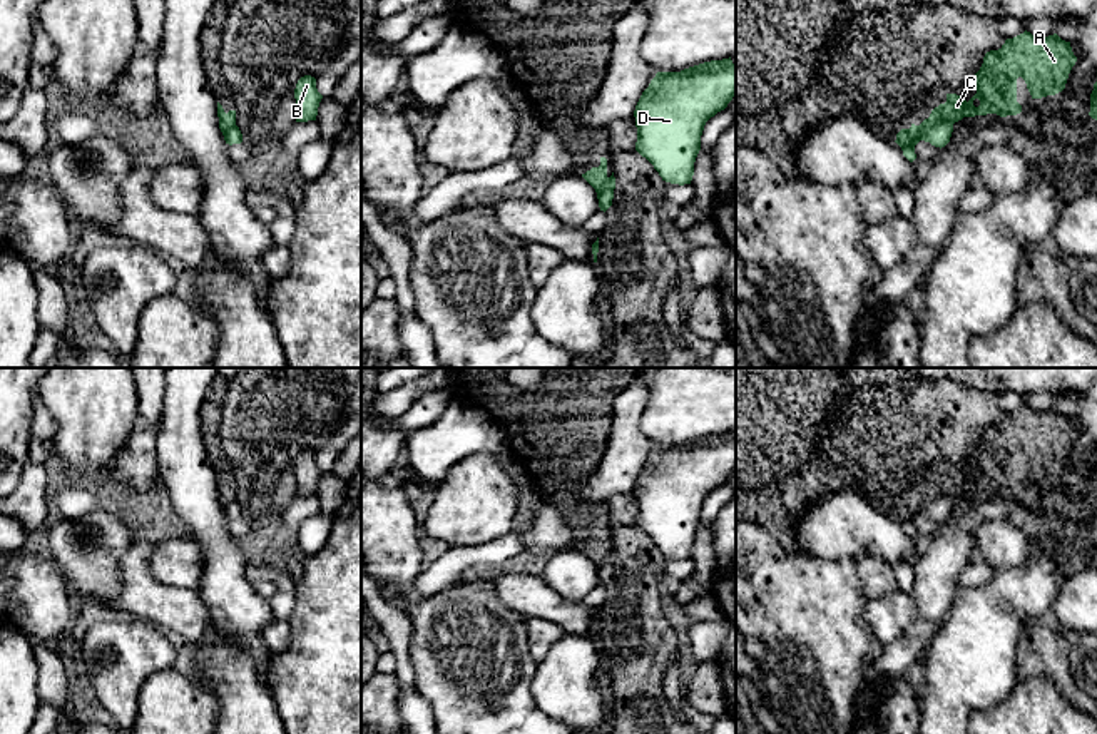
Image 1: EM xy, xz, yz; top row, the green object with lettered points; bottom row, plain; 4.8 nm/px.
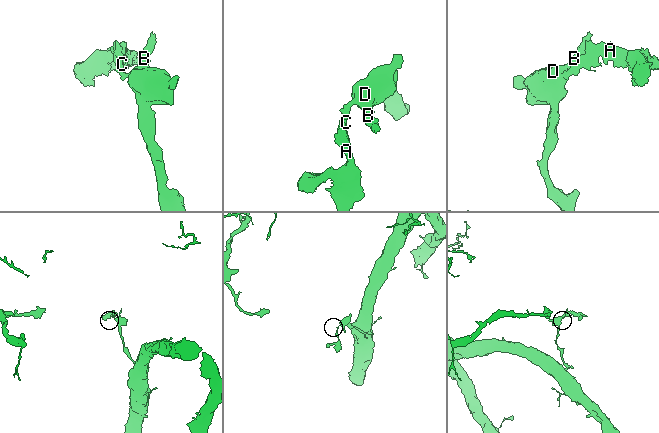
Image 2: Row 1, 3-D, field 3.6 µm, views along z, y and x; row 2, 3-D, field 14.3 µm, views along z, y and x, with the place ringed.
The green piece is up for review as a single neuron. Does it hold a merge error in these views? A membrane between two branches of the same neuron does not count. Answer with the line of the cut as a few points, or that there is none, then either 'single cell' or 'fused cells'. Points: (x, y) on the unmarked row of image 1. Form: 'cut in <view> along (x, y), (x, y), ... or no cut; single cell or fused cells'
cut in yz along (952, 497), (938, 497), (900, 520); fused cells

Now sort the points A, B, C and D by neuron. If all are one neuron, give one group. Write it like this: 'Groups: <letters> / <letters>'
Groups: A C / B D

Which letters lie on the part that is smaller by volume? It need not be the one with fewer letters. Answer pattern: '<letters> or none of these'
A, C

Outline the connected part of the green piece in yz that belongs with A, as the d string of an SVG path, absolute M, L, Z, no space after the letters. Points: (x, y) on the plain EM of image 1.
M1025 405L1007 413L998 425L985 428L973 451L977 468L968 477L957 468L946 468L945 478L935 482L920 500L911 498L910 503L901 503L895 517L901 520L938 498L955 498L963 492L1017 490L1022 487L1017 477L1018 451L1025 455L1032 473L1055 470L1065 463L1075 436L1070 416L1062 415L1057 408L1040 413Z

